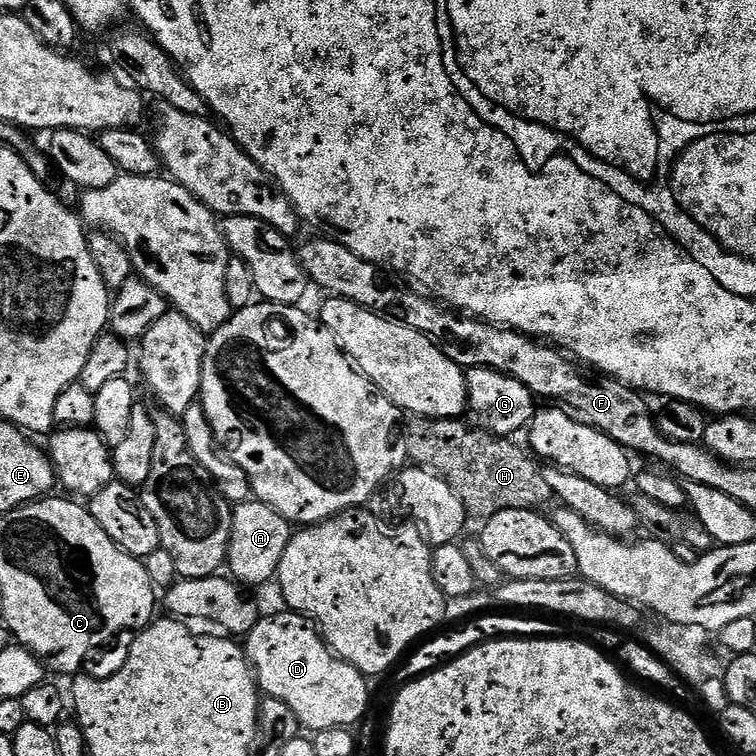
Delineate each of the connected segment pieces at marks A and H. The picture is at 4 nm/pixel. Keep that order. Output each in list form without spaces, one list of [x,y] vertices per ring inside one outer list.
[[[249,498],[235,505],[232,510],[232,540],[228,543],[226,568],[239,583],[245,586],[264,584],[275,577],[282,554],[290,542],[293,525],[268,504]]]
[[[412,416],[406,424],[409,461],[439,474],[458,494],[465,513],[480,516],[481,521],[502,510],[540,510],[543,504],[553,503],[541,465],[527,451],[524,453],[515,439],[495,436],[464,422],[460,418],[431,420],[428,416]]]

